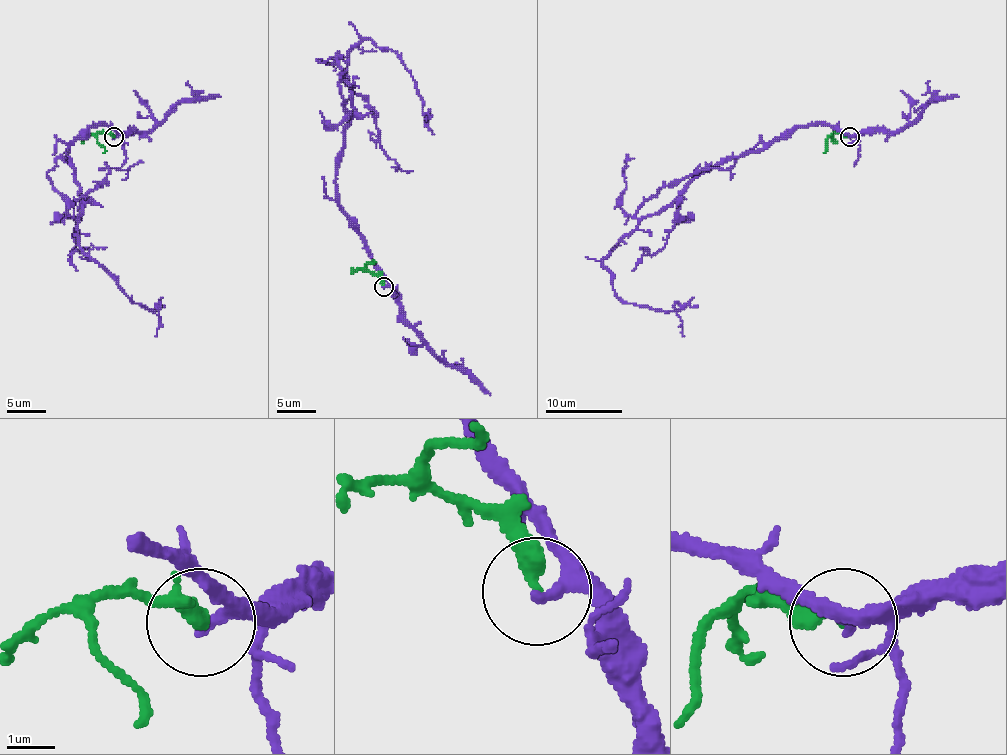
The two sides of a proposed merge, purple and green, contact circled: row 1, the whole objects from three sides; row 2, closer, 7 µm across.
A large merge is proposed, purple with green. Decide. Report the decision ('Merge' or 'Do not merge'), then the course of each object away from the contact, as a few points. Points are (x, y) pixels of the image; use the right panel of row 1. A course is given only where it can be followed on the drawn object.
Do not merge. Course of purple: (850, 137), (798, 125), (729, 156), (603, 259), (615, 294), (678, 309), (682, 336). Course of green: (850, 137), (841, 133), (831, 135), (823, 152)

